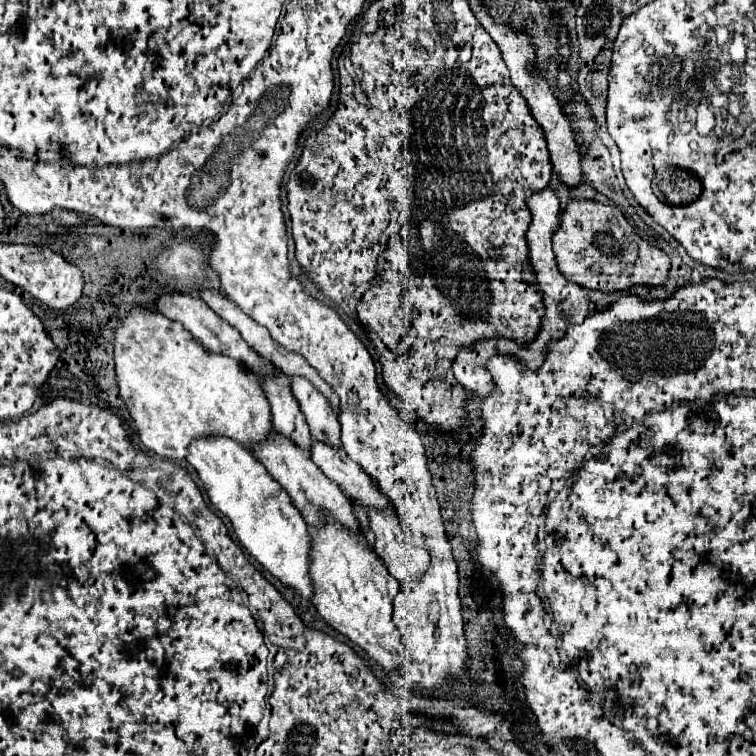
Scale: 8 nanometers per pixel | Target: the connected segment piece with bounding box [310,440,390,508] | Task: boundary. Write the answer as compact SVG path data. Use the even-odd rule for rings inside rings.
M312 440L310 446L312 462L330 478L334 480L344 494L356 498L362 506L388 506L388 498L384 498L382 490L370 480L370 476L344 454L338 446L328 446L320 440Z

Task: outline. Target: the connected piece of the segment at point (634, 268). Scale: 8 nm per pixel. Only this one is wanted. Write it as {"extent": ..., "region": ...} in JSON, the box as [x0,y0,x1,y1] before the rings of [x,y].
{"extent":[554,200,670,292],"region":[[[572,200],[554,236],[554,256],[558,270],[586,290],[620,292],[632,286],[664,286],[670,272],[670,258],[642,240],[618,208],[592,200]]]}

